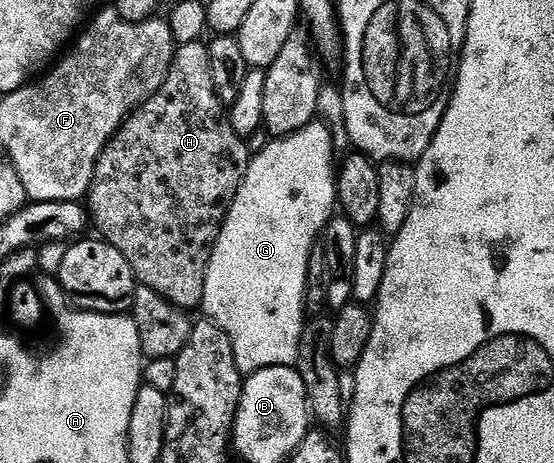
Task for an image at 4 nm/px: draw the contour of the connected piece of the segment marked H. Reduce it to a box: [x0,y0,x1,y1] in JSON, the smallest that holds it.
[85,44,233,310]

